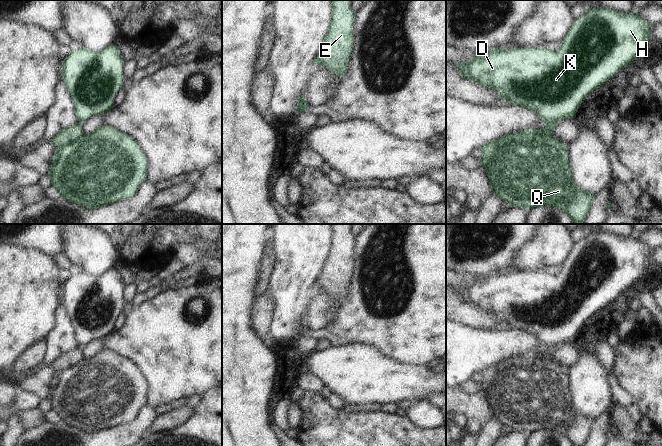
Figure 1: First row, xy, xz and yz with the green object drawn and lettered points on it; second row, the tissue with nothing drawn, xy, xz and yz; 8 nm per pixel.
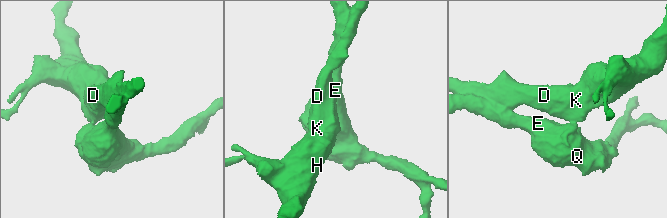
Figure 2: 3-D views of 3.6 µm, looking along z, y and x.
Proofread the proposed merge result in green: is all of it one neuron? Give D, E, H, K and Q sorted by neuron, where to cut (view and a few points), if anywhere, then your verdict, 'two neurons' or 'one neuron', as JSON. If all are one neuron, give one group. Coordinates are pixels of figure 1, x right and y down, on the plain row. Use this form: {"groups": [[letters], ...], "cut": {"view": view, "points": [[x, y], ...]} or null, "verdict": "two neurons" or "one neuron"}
{"groups": [["D", "H", "K"], ["E", "Q"]], "cut": {"view": "yz", "points": [[556, 346], [546, 348]]}, "verdict": "two neurons"}

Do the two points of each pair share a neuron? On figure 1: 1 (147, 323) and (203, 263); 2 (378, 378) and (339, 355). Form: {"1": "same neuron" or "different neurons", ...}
{"1": "different neurons", "2": "same neuron"}

